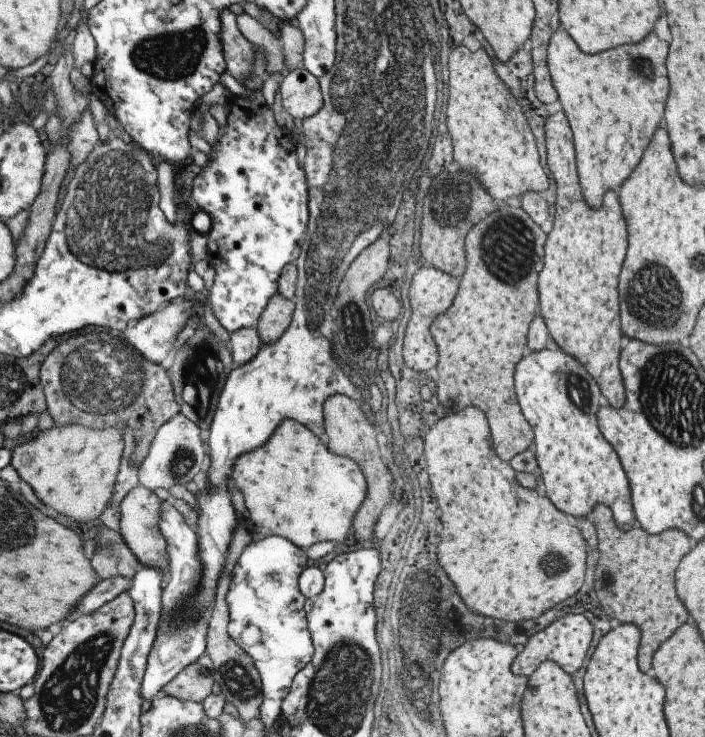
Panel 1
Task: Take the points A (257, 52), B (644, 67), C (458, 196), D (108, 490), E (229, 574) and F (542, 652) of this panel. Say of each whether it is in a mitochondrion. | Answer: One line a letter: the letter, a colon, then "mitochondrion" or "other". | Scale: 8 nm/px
A: other
B: mitochondrion
C: mitochondrion
D: other
E: other
F: other

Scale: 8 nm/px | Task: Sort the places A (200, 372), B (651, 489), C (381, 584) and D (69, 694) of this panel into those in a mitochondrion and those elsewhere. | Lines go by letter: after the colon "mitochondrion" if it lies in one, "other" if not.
A: mitochondrion
B: other
C: other
D: mitochondrion

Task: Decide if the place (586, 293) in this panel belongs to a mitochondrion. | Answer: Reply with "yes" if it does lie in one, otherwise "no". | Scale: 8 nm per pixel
no

